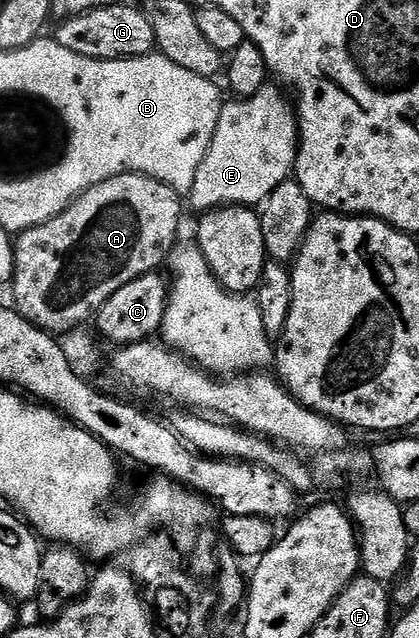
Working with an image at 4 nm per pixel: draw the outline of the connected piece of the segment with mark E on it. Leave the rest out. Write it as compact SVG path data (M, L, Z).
M268 84L248 98L224 101L213 140L205 160L201 160L201 168L197 168L197 180L193 180L193 188L189 192L193 209L206 212L216 210L218 206L255 208L265 203L280 184L292 177L295 157L299 151L299 124L292 103L287 103L279 93L281 90L278 85Z

